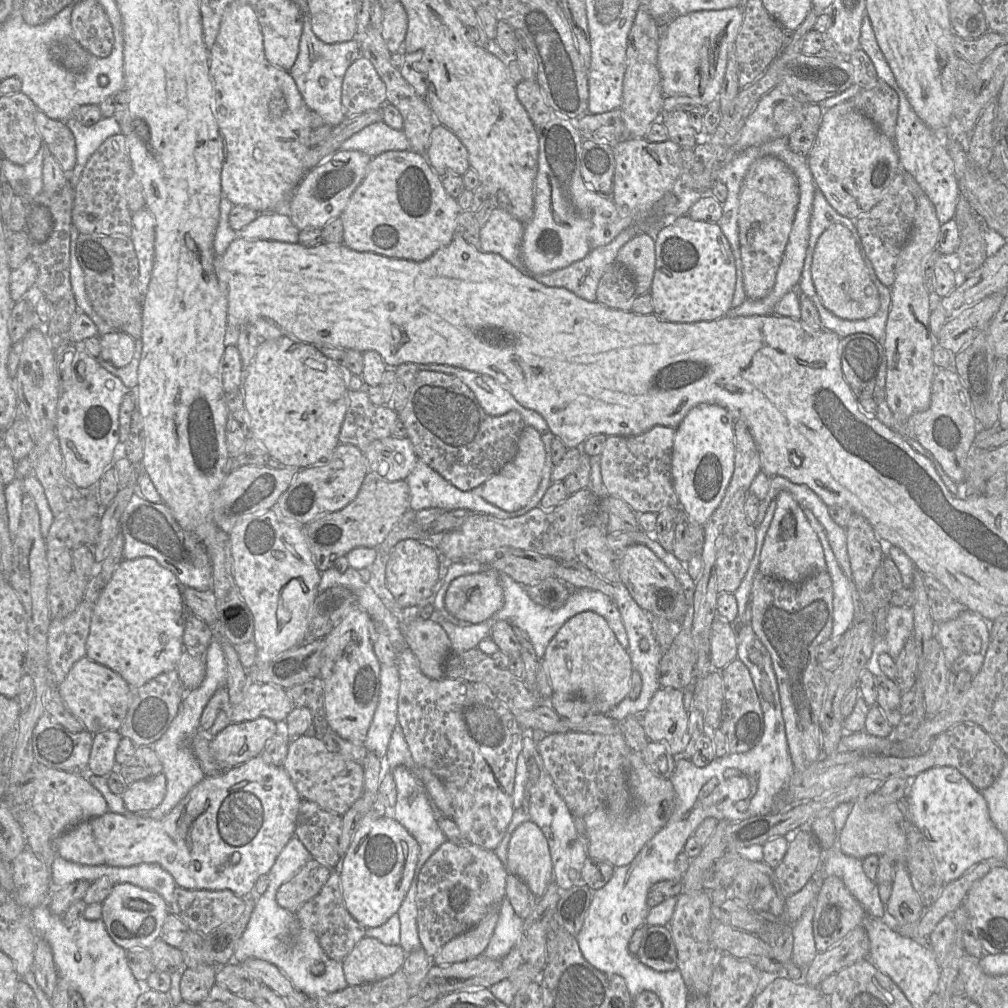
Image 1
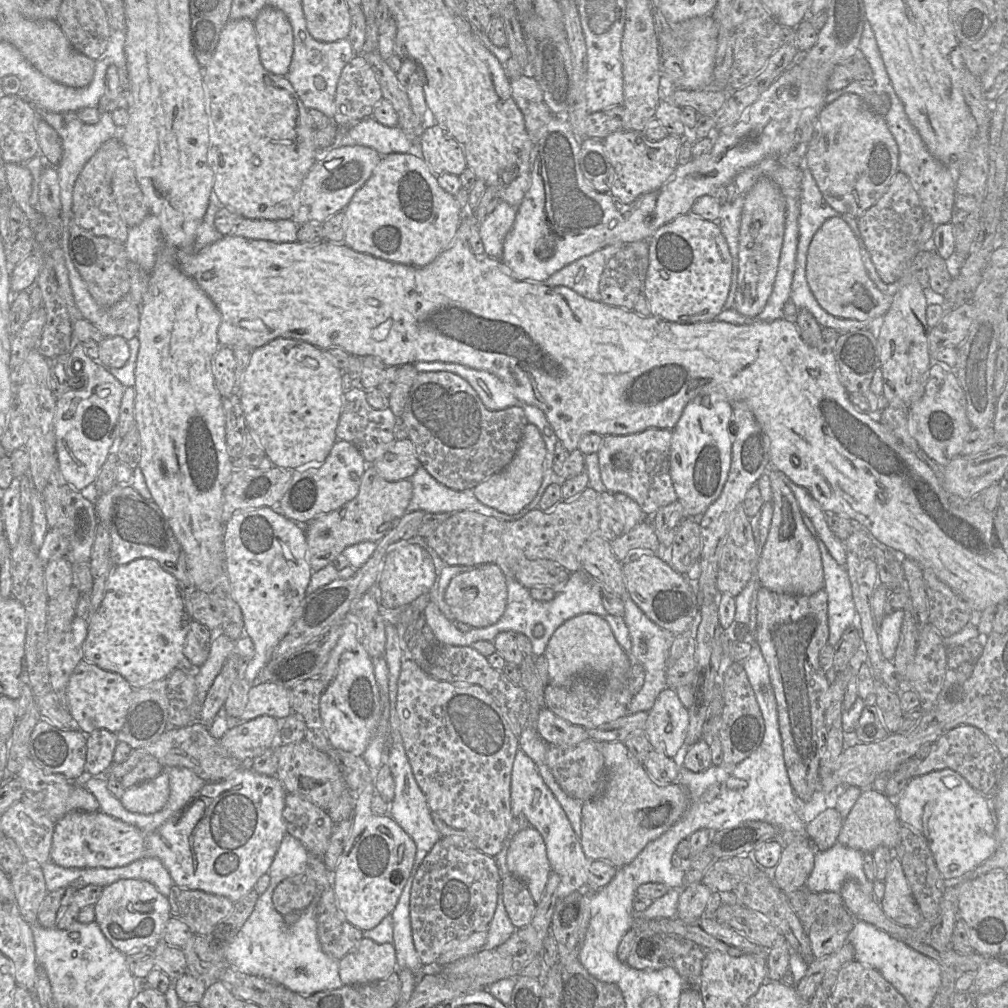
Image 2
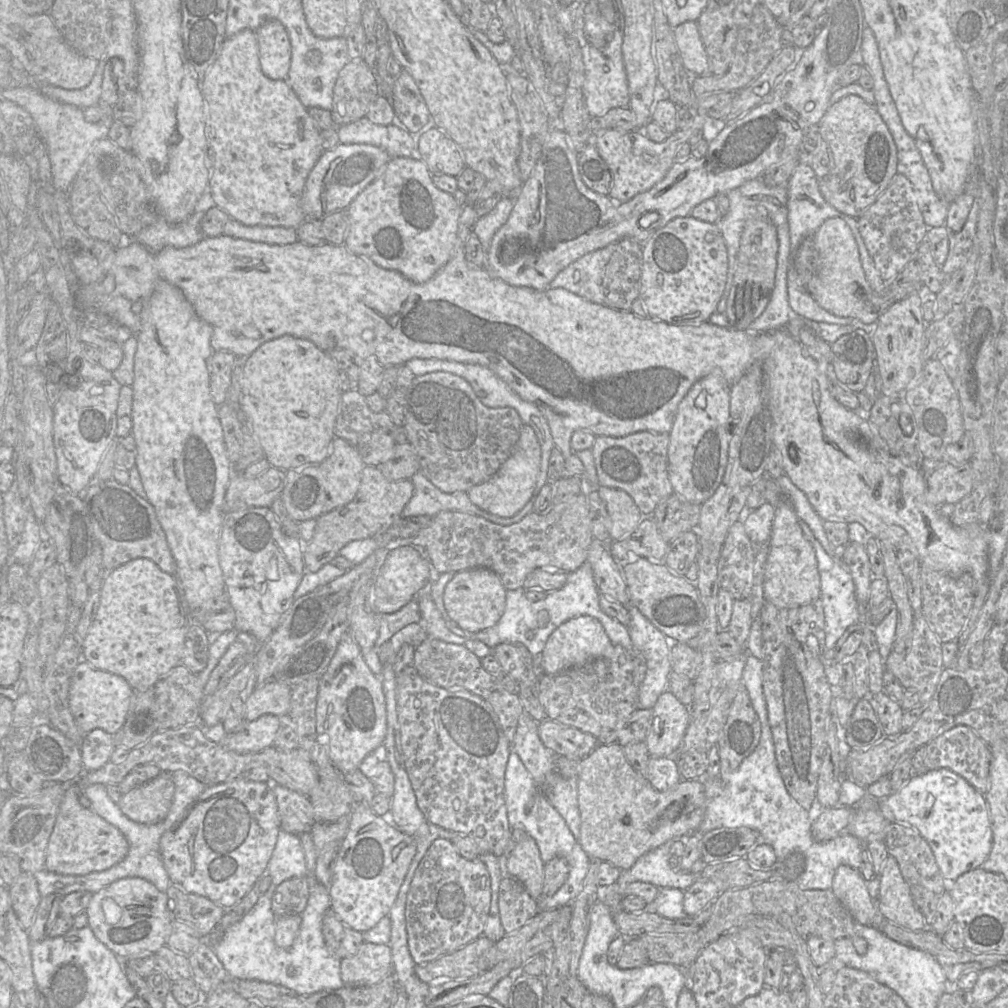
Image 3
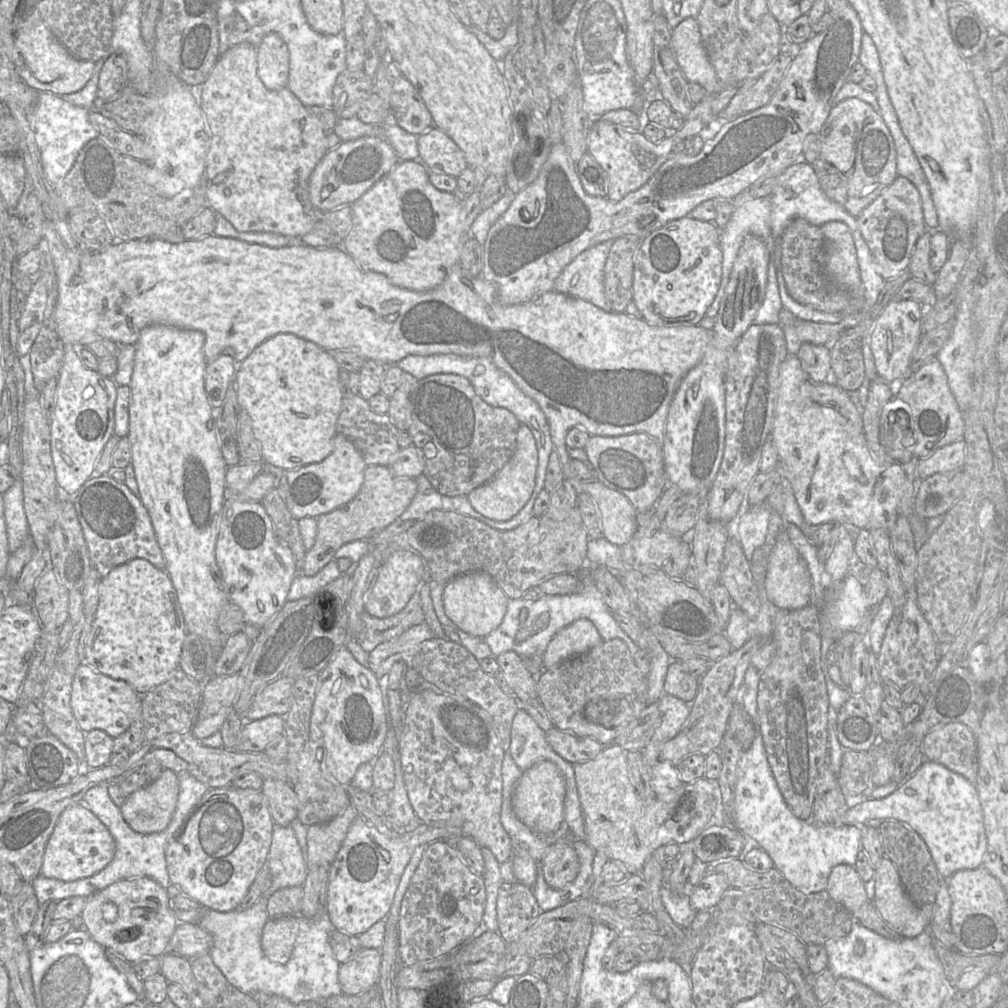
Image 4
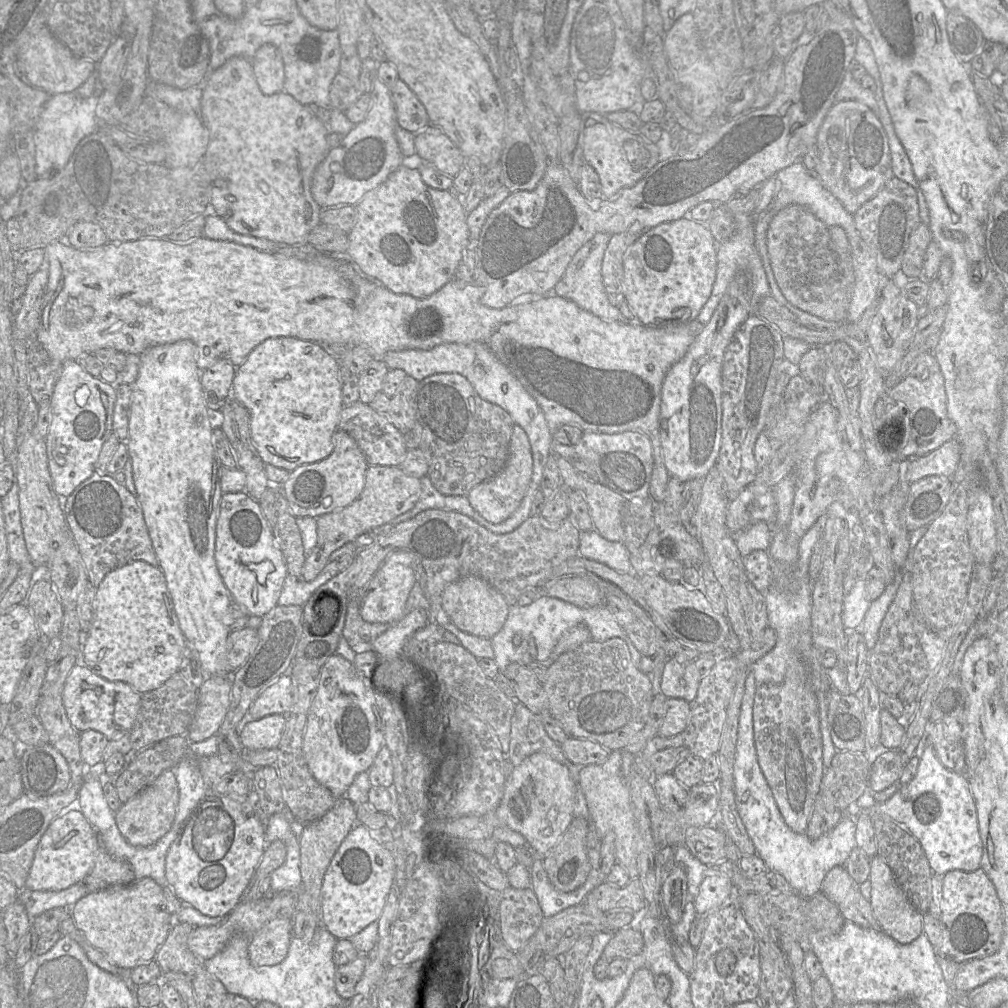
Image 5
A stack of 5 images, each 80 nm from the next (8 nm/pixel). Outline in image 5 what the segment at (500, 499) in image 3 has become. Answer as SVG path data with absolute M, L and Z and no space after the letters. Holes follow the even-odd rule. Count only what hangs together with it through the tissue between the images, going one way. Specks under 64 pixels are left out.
M518 425L512 430L509 454L503 468L490 479L475 486L467 494L473 509L492 524L508 519L521 504L529 486L533 471L531 445L526 432Z

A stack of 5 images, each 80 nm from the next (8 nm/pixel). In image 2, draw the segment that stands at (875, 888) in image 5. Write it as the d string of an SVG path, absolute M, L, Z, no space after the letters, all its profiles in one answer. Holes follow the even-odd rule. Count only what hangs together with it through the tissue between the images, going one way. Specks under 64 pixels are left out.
M894 856L883 880L885 893L880 903L883 912L896 923L917 927L924 920L905 877L901 861Z

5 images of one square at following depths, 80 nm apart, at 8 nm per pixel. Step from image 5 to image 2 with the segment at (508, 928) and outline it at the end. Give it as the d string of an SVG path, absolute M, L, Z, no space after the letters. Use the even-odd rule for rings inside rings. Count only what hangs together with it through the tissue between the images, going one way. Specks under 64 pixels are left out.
M513 875L506 876L501 880L501 894L507 915L515 928L528 925L537 903L526 885Z

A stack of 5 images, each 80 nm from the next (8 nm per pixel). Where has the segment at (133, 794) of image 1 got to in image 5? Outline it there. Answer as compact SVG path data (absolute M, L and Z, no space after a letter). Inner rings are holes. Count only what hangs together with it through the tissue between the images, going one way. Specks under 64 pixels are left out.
M165 770L148 787L144 788L115 814L117 826L123 837L133 846L156 843L171 828L179 804L179 787L173 770Z

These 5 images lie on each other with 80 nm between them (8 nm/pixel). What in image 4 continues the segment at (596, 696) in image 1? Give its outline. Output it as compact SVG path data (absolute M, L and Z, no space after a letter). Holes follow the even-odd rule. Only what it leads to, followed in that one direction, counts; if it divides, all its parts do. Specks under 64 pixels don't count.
M580 618L559 630L551 639L543 654L544 669L582 654L602 641L595 625L586 618Z

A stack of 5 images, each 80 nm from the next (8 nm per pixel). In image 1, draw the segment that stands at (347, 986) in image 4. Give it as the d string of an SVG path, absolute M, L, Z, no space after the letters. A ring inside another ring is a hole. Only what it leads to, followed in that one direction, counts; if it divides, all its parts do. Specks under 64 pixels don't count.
M363 937L342 961L348 986L385 979L402 968L406 952L399 945L384 945Z

